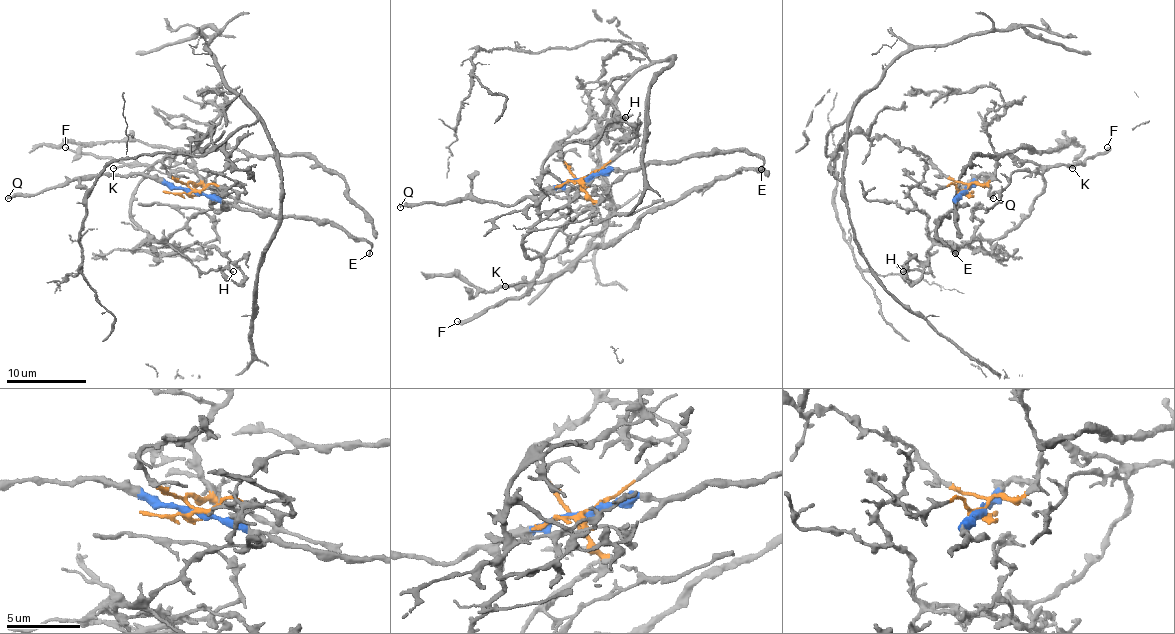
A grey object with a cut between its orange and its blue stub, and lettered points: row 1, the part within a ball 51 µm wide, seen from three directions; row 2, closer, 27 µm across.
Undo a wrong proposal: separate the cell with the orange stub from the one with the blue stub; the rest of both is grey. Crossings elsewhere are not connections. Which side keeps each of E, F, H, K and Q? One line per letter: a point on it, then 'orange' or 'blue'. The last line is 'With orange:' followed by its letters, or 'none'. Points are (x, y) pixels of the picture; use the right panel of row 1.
E: (955, 253) | blue
F: (1107, 147) | orange
H: (903, 271) | orange
K: (1072, 168) | orange
Q: (993, 198) | blue
With orange: F, H, K

